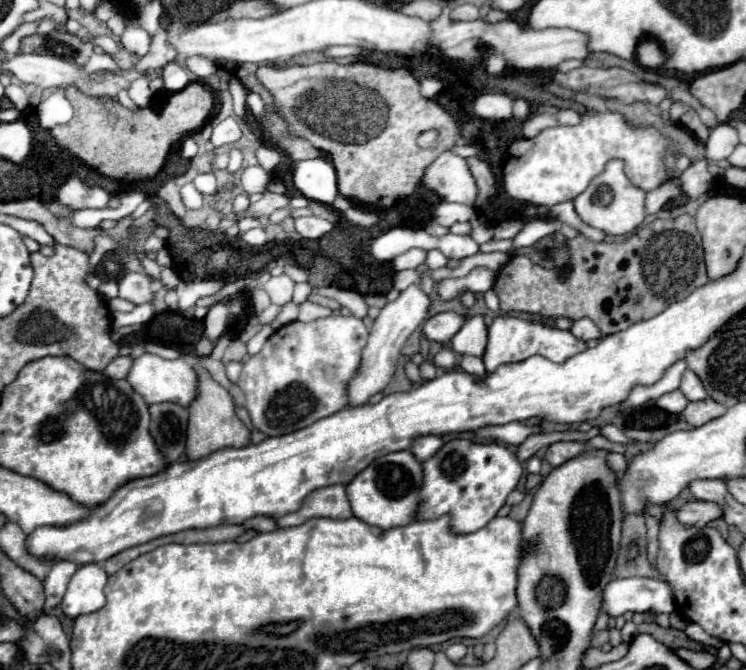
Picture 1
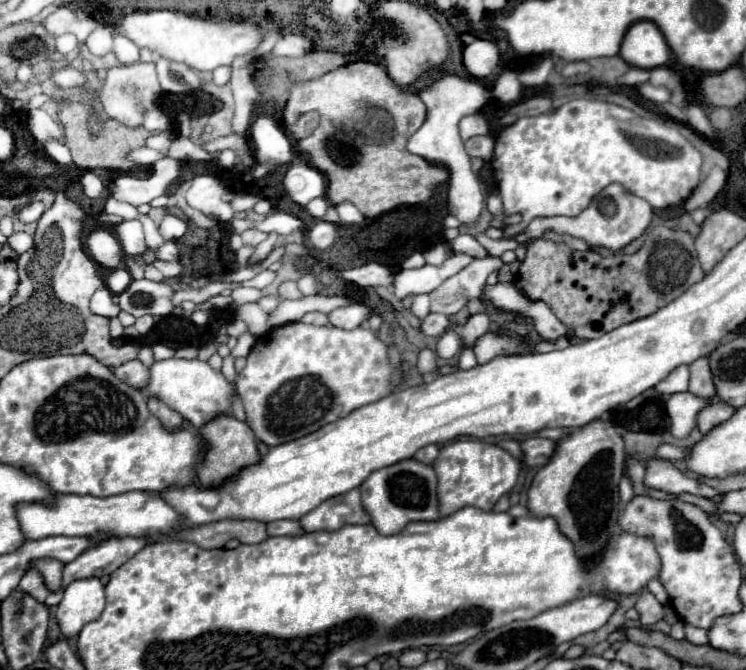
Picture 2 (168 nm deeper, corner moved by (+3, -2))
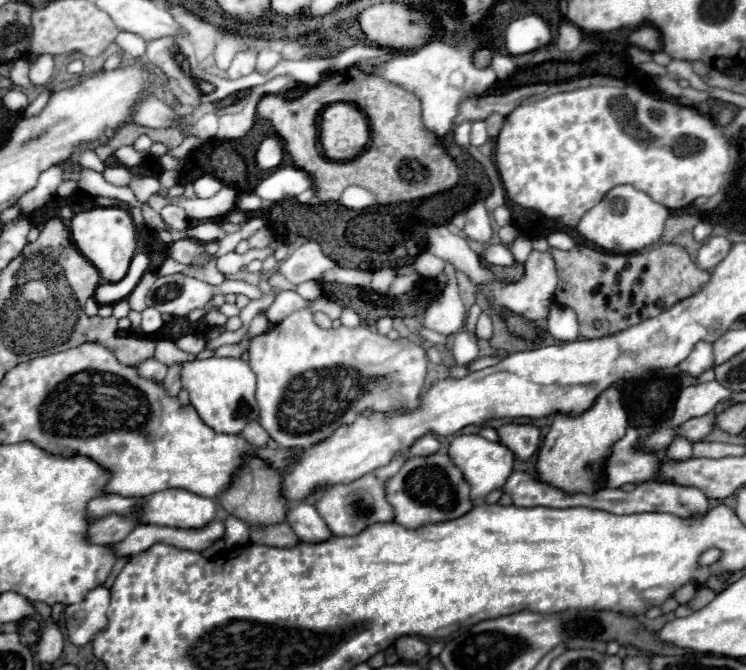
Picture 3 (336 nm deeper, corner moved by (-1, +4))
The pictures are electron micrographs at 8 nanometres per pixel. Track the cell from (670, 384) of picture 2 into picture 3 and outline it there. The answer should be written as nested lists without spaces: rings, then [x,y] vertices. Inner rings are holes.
[[[699,342],[695,344],[695,348],[691,350],[691,354],[679,364],[679,368],[691,376],[701,376],[703,372],[711,370],[715,366],[715,358],[713,358],[713,344],[707,342]]]

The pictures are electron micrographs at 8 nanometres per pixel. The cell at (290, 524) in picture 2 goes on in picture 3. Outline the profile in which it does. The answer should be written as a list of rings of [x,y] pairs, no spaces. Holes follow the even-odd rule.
[[[299,502],[295,508],[291,508],[287,514],[287,522],[291,524],[299,540],[309,544],[319,544],[333,536],[333,532],[327,528],[315,506],[309,502]]]

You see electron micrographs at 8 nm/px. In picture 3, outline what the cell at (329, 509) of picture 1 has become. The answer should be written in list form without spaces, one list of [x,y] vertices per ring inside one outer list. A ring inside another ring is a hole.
[[[399,454],[389,464],[353,480],[351,484],[335,484],[331,490],[327,490],[323,494],[323,498],[315,502],[315,508],[321,514],[321,518],[325,520],[325,524],[331,528],[331,532],[335,536],[357,536],[359,532],[363,532],[363,528],[369,528],[371,524],[391,522],[393,508],[391,508],[391,504],[387,504],[385,486],[387,486],[387,480],[391,480],[391,476],[395,476],[395,472],[399,472],[399,468],[405,462],[407,462],[407,456]]]

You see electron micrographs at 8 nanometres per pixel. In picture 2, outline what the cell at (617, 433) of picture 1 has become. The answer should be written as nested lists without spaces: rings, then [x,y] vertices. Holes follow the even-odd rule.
[[[661,444],[661,446],[657,446],[653,456],[663,458],[663,460],[681,460],[681,458],[685,458],[685,454],[687,454],[685,448],[677,448],[677,446],[671,446],[671,444]]]

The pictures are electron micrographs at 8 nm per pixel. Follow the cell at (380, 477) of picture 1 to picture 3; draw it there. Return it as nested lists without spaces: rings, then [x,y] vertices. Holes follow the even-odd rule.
[[[445,448],[425,458],[409,458],[387,484],[387,500],[395,510],[395,522],[409,530],[419,530],[421,526],[455,520],[467,514],[473,508],[469,492],[471,486],[463,480],[463,472],[451,464]]]

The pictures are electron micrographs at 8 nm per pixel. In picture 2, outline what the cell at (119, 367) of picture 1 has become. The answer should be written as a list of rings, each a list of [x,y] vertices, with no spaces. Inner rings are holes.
[[[131,360],[131,362],[125,362],[123,366],[117,366],[113,370],[113,374],[121,382],[127,382],[129,386],[135,386],[135,388],[143,388],[147,384],[147,378],[149,378],[147,366],[143,366],[139,360]]]

